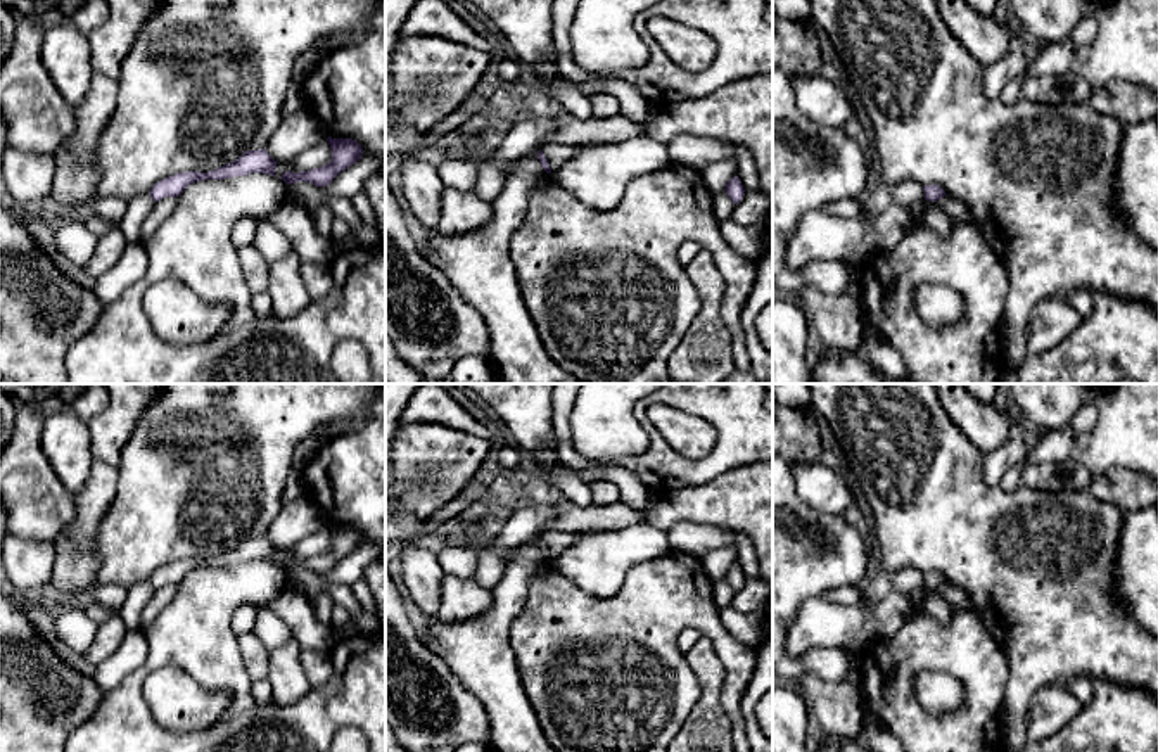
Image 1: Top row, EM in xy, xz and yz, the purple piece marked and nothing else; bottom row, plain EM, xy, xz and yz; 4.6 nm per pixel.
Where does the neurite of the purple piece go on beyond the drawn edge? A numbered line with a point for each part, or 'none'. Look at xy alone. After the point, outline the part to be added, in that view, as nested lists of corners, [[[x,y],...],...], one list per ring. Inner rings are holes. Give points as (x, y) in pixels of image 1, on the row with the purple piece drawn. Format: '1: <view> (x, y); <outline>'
none

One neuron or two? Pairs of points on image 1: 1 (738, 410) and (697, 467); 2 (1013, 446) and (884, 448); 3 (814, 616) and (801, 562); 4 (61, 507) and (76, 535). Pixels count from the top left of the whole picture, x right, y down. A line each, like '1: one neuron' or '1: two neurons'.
1: one neuron
2: two neurons
3: two neurons
4: two neurons

